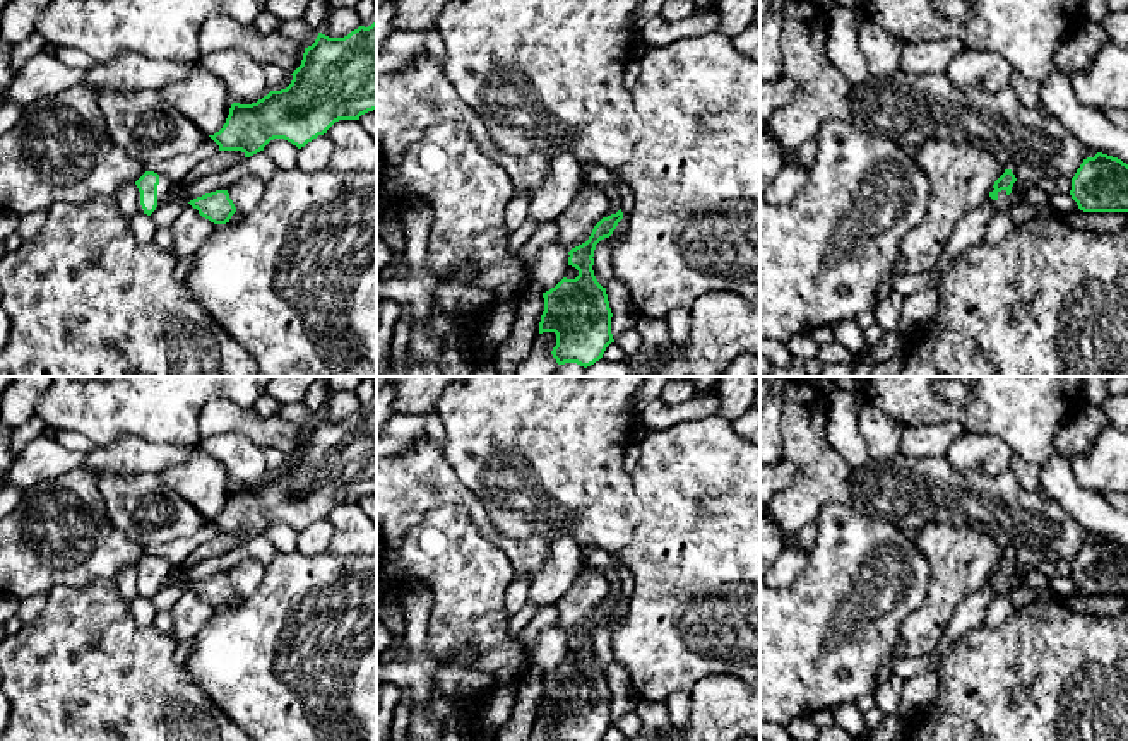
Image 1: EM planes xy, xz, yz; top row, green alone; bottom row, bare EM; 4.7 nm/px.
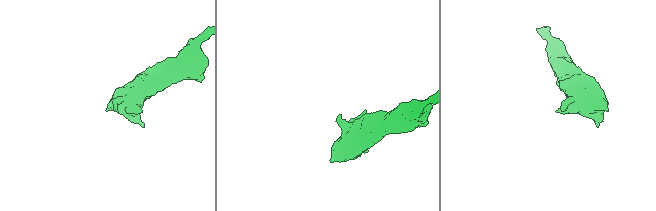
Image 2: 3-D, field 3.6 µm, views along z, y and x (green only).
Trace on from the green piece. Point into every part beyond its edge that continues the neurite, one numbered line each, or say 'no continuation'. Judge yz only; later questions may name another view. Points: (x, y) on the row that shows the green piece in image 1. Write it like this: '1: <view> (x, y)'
1: yz (1002, 204)

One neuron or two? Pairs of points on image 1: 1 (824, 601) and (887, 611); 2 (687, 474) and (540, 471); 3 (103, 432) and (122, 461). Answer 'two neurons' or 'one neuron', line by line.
1: one neuron
2: two neurons
3: two neurons

